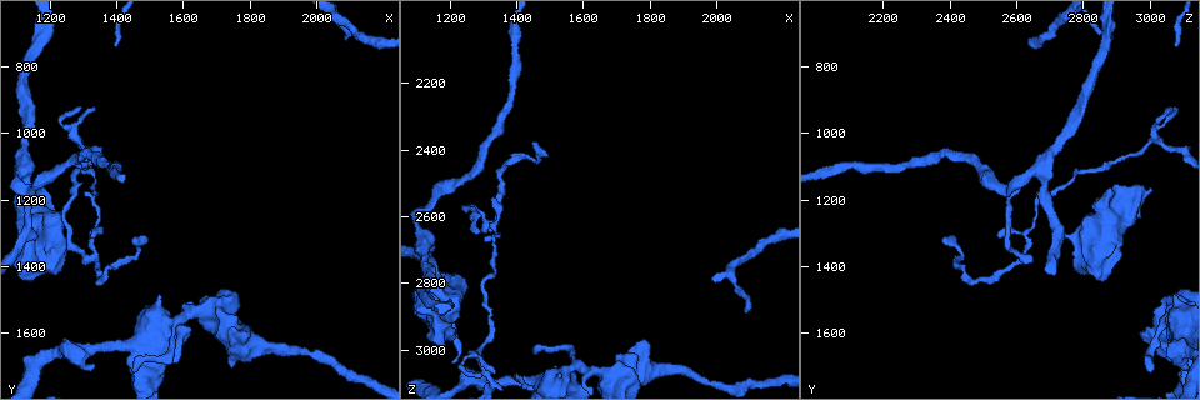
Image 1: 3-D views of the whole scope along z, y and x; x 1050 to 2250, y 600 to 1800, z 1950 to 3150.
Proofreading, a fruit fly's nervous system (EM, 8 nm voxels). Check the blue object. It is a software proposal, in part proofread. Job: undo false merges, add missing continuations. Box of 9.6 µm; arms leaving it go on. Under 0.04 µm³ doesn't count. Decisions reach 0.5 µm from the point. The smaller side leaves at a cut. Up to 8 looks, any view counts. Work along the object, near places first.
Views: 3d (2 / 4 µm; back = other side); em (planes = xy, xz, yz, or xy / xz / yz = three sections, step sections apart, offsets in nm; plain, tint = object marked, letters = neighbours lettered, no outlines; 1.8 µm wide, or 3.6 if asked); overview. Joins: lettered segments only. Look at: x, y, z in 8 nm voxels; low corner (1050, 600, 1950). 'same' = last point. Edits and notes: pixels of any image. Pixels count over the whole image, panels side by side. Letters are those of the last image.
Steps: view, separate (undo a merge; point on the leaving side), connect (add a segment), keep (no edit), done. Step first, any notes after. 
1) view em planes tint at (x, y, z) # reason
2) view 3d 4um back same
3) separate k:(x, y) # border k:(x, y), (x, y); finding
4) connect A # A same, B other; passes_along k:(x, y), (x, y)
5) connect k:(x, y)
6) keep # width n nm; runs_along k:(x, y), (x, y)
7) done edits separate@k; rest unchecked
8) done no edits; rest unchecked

view 3d 4um back at (1330, 1380, 2620) # thick turns thin

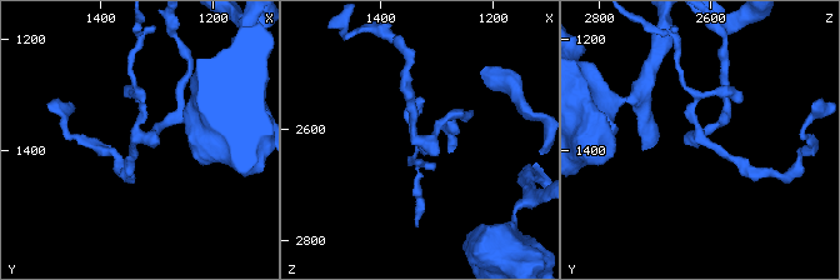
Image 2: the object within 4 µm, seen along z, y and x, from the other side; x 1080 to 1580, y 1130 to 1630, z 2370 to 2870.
view em planes plain at (1320, 1375, 2625)

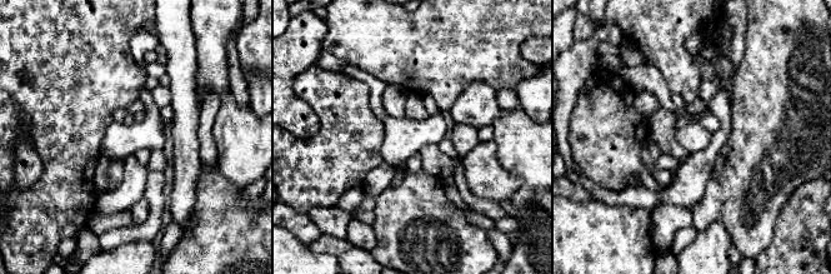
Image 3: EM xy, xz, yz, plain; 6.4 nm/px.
view em planes letters same

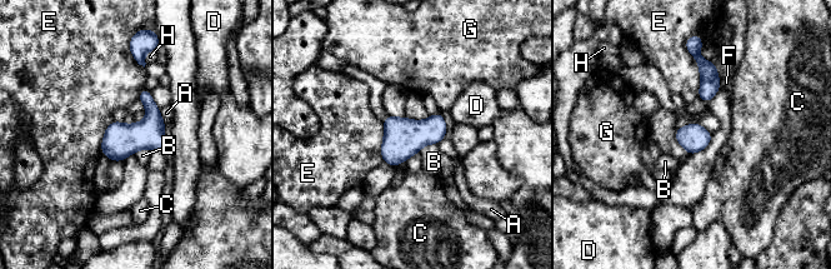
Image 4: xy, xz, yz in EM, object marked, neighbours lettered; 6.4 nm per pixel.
keep # width 180 nm; A other, B other, C other, D other, E other, F other, G other, H other; border 4:(436, 143), (429, 143), (417, 152); one cell here

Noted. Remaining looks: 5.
view em yz step 8 letters at (1290, 1110, 2650) # branch stops here

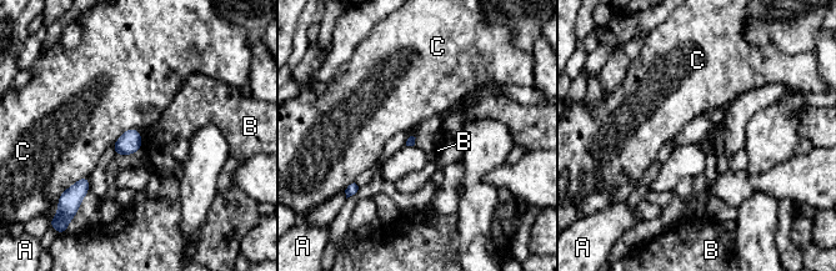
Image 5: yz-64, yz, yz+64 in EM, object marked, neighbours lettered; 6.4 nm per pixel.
view em planes letters same # cut it another way

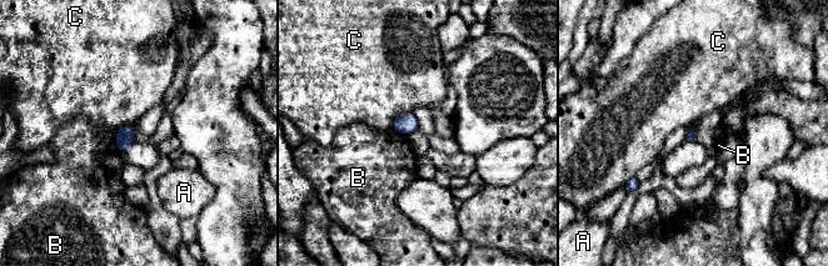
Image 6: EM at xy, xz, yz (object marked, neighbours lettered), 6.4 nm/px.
keep # longest_contact C 180 nm; A other, B other, C other; no lettered segment goes on from it

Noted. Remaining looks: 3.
view 3d 4um at (1450, 1700, 3010) # branch stops here

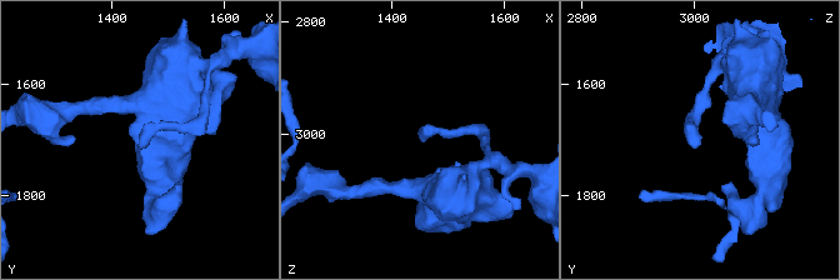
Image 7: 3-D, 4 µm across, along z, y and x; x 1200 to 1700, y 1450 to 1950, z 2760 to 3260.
view em yz step 8 tint at (1455, 1710, 3010) # need the tissue

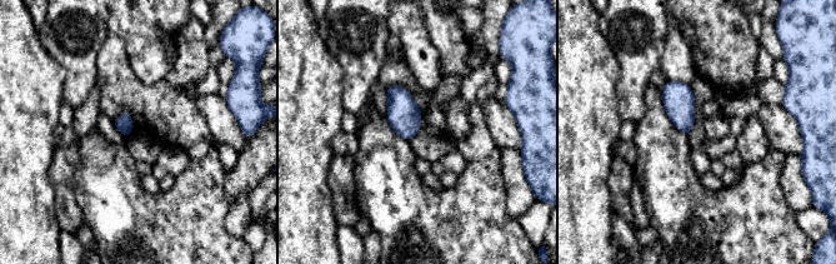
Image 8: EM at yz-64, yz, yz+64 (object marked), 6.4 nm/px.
view em planes letters same # cut it another way

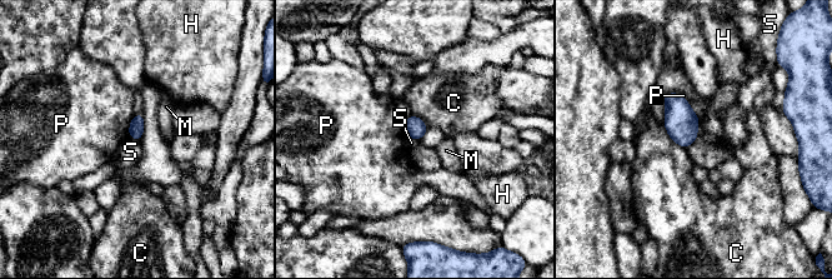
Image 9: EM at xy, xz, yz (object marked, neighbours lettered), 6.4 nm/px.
keep # C other, H other, M other, P other, S other; border 9:(406, 134), (420, 140); no lettered segment goes on from it

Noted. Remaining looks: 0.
done no edits; rest unchecked

